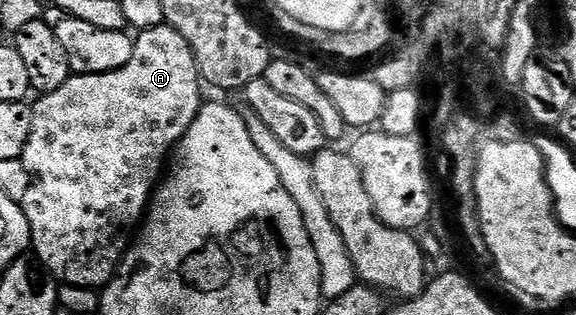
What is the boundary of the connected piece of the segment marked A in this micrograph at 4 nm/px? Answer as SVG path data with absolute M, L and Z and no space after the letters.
M166 22L156 28L144 28L134 37L134 42L133 58L129 58L129 62L125 62L125 66L112 72L102 72L102 74L85 74L84 76L72 74L66 82L57 86L57 90L40 95L39 101L33 104L31 108L29 142L25 146L21 159L31 171L32 177L29 190L21 203L29 222L29 230L31 231L30 251L35 252L36 257L34 256L34 259L63 286L71 285L99 290L110 284L112 276L115 275L119 265L123 263L128 247L144 219L152 195L160 183L161 173L164 171L165 161L168 159L169 153L178 145L179 139L186 134L189 126L193 126L200 108L205 103L204 85L201 83L195 55L189 42L185 42L185 38L181 38L177 29L172 28Z

